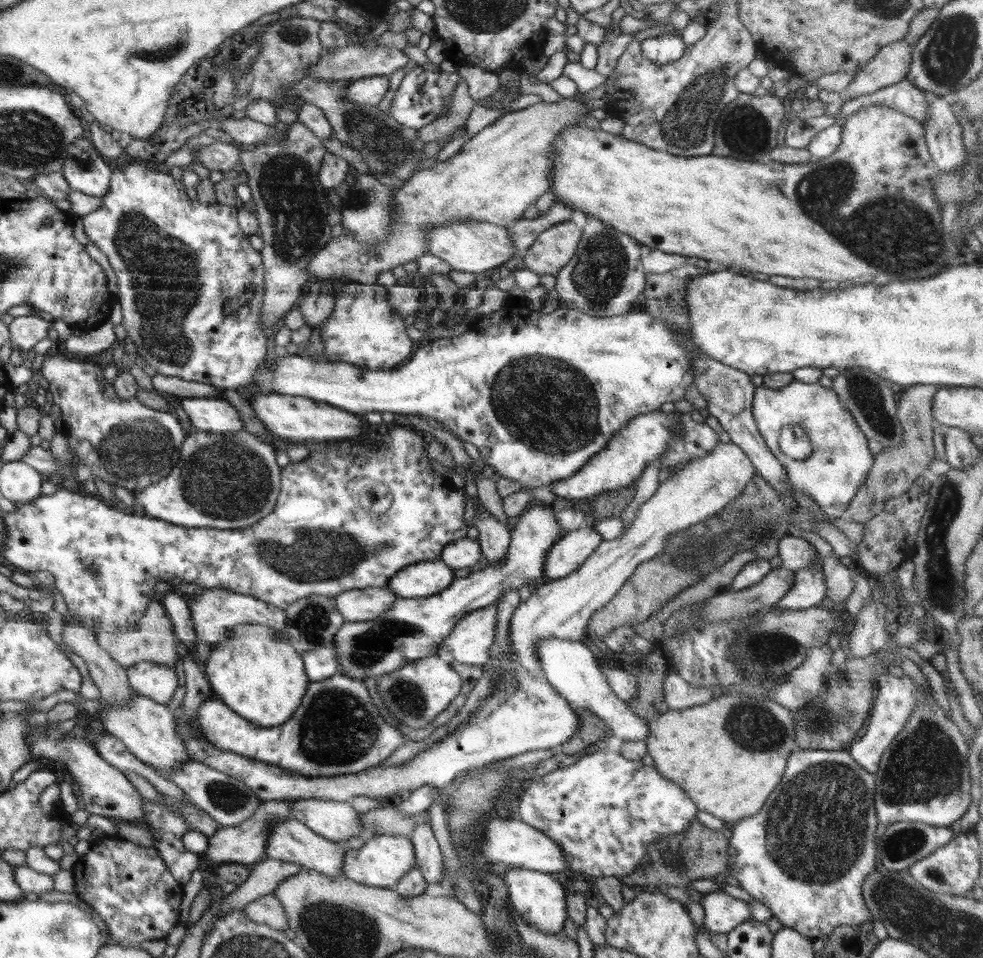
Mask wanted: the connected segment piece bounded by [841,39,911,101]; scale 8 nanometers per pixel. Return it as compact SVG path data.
M906 39L888 44L862 70L841 94L844 101L900 82L909 71L911 46Z

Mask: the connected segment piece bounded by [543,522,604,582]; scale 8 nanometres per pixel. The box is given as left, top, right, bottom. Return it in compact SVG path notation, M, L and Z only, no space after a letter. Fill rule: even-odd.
M590 522L560 537L546 553L543 581L561 579L574 572L603 540Z

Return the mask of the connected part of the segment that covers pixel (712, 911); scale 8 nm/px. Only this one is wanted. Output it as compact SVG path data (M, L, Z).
M721 890L704 894L699 903L704 908L703 924L712 932L729 933L745 920L752 919L746 901Z

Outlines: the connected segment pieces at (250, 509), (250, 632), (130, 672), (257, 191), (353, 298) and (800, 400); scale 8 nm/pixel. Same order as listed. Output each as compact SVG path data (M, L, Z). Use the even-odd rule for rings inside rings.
M244 429L229 433L197 430L184 439L179 461L171 472L157 484L133 492L133 496L148 517L179 527L223 530L247 527L268 516L274 510L280 489L281 468L276 463L274 448Z
M242 623L231 628L231 635L226 640L210 645L210 653L205 661L205 677L215 698L260 727L278 726L294 716L294 712L302 704L302 698L306 696L310 681L304 671L301 654L294 650L284 635L272 627Z
M139 662L126 669L126 673L132 691L158 704L167 704L178 688L178 676L170 665Z
M302 122L289 126L286 141L256 146L252 151L241 151L240 171L248 173L252 191L250 209L260 222L258 235L264 241L260 252L265 291L261 306L260 328L272 328L282 316L295 308L309 283L306 272L312 258L332 239L328 215L331 207L325 188L318 180L322 159L326 154L323 141Z
M356 281L333 284L335 305L330 316L320 325L320 341L322 341L322 355L332 362L350 363L366 369L380 370L394 369L404 360L408 360L413 349L418 346L406 333L407 323L398 316L387 303L387 289L378 282L365 285Z
M796 379L777 389L762 384L755 387L752 414L768 448L782 463L789 484L810 496L828 518L840 517L864 485L874 456L868 449L868 439L854 417L842 406L836 392L818 383ZM789 426L799 426L807 434L812 447L808 458L794 460L779 449L780 431Z

